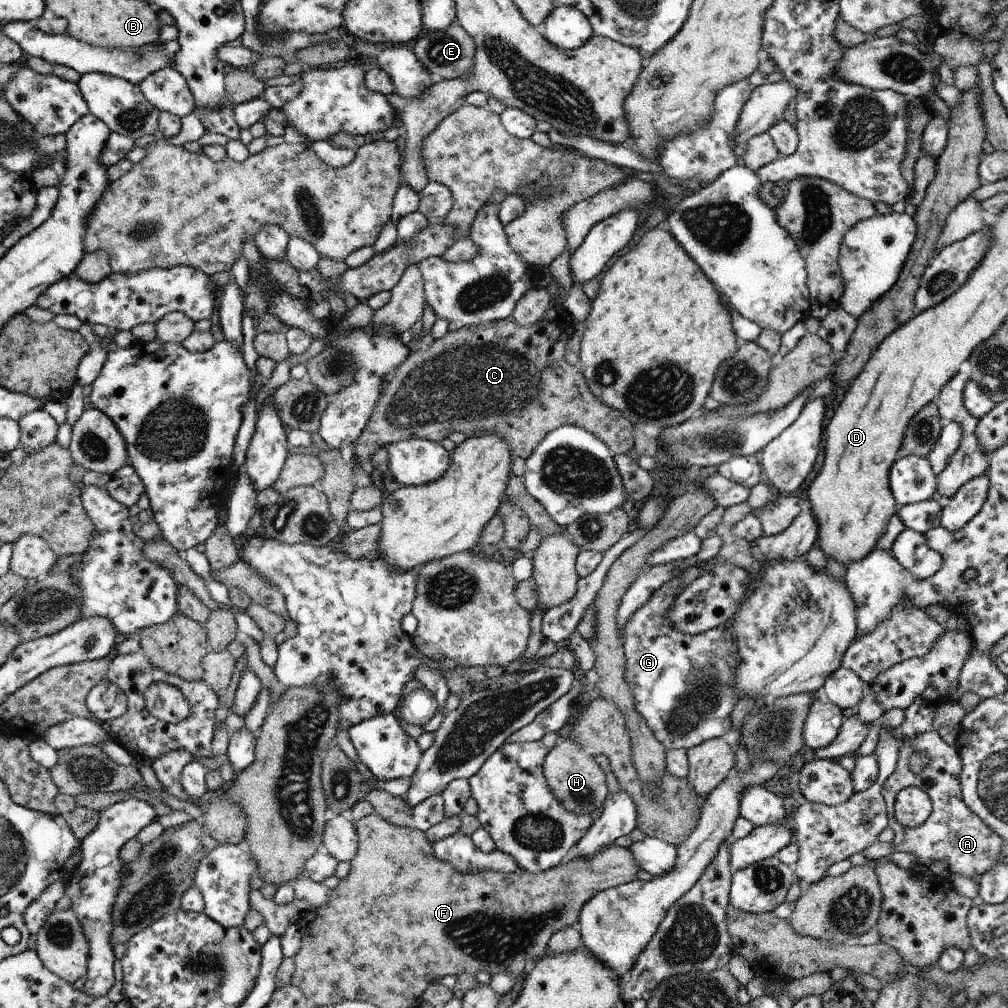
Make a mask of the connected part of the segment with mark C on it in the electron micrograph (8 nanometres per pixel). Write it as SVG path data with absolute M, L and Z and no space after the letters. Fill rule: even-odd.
M554 302L552 303L549 316L544 316L544 318L535 322L533 325L523 327L516 321L512 322L512 320L500 319L489 322L486 325L461 326L455 331L448 331L442 338L435 340L428 350L412 352L407 356L407 359L402 364L398 365L396 370L390 374L390 378L387 380L386 386L381 392L380 400L377 401L376 408L373 410L373 414L369 418L368 424L365 426L364 432L362 432L361 436L353 443L353 456L355 457L357 464L369 469L370 456L372 456L378 448L385 447L390 443L406 439L428 439L440 442L440 440L444 440L444 438L448 437L448 434L452 431L462 432L462 434L465 434L467 437L472 435L483 435L484 433L496 433L508 443L514 458L522 457L523 459L527 459L537 447L537 444L550 431L564 425L576 425L595 434L602 442L605 442L608 445L608 448L610 448L614 455L628 455L630 450L634 448L634 436L632 435L633 424L623 415L623 413L618 412L616 409L611 409L609 406L606 406L605 403L600 402L590 392L586 379L582 376L579 367L572 366L565 359L566 343L575 332L573 324L573 316L563 308L562 304Z

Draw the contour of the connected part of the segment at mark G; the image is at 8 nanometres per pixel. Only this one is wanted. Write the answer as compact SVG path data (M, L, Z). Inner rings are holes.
M681 576L671 578L663 584L645 602L638 607L629 621L623 626L625 650L625 679L631 688L635 707L645 718L655 737L670 749L692 749L704 741L724 736L730 732L732 723L730 713L737 703L738 689L734 686L739 659L739 646L734 633L726 627L718 627L706 632L692 635L683 633L680 629L671 628L667 613L675 603L675 598L682 592Z

